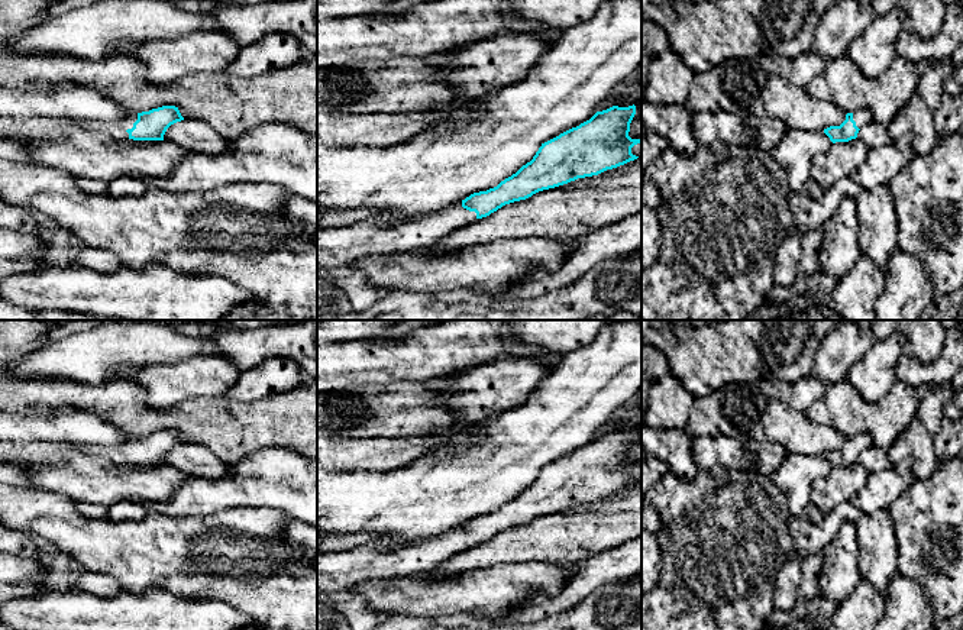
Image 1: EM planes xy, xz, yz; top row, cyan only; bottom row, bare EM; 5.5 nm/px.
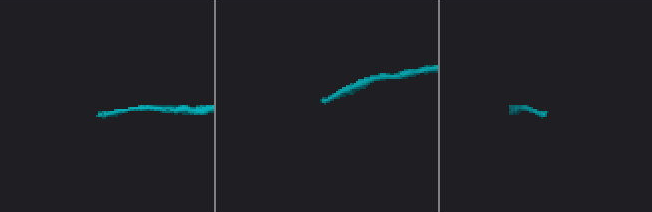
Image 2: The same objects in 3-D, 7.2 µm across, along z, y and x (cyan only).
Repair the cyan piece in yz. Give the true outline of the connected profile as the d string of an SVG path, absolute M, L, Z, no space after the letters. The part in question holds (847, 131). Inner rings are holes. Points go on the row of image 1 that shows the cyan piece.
M867 109L854 110L846 114L846 120L840 126L830 126L824 129L824 133L833 143L849 142L857 138L859 130L869 122L872 122L872 113Z

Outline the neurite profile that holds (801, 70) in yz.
M812 51L795 58L760 55L757 61L769 75L779 75L802 88L805 88L814 77L823 72L827 64L827 59Z

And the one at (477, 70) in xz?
M500 33L492 38L485 38L459 48L453 55L436 55L429 58L429 62L439 67L437 81L455 87L463 100L482 100L497 88L514 84L520 81L539 61L539 58L547 51L547 45L529 33Z

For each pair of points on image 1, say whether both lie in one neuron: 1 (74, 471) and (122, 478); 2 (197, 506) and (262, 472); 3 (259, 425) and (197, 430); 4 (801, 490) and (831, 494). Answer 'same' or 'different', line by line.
1: same
2: same
3: same
4: different

